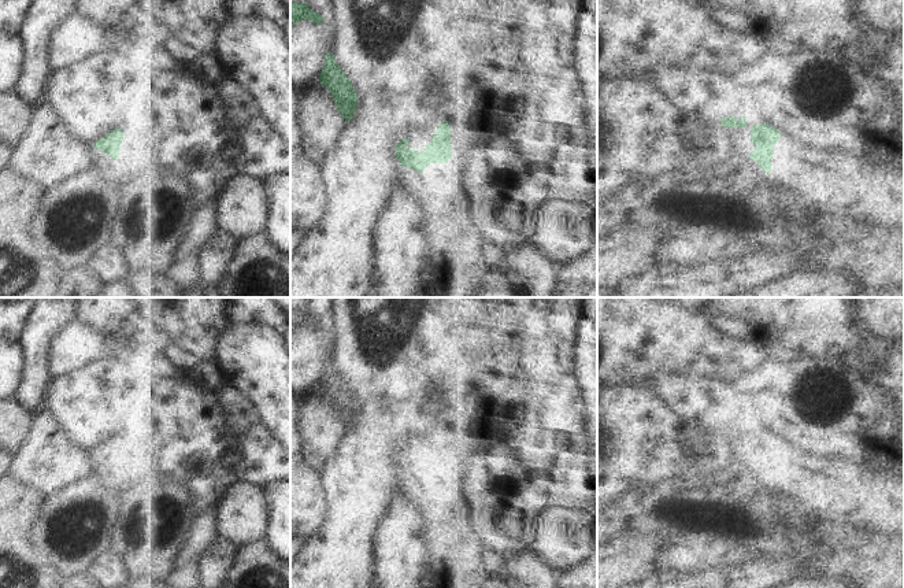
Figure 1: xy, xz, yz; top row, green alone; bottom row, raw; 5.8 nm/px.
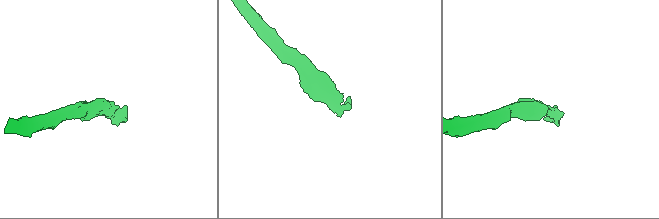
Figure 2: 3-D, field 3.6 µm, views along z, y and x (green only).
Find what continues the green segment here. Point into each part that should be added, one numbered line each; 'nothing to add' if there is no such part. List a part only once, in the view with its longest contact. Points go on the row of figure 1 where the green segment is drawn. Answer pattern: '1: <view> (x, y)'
1: xy (137, 152)

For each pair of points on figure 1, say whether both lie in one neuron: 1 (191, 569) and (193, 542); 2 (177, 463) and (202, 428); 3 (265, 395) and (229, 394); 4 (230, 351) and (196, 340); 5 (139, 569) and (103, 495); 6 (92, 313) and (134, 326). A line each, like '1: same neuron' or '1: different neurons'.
1: same neuron
2: same neuron
3: different neurons
4: different neurons
5: different neurons
6: same neuron

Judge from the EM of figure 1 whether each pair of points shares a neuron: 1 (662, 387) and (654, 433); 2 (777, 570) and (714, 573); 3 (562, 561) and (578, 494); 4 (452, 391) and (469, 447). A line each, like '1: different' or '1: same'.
1: different
2: same
3: different
4: same

